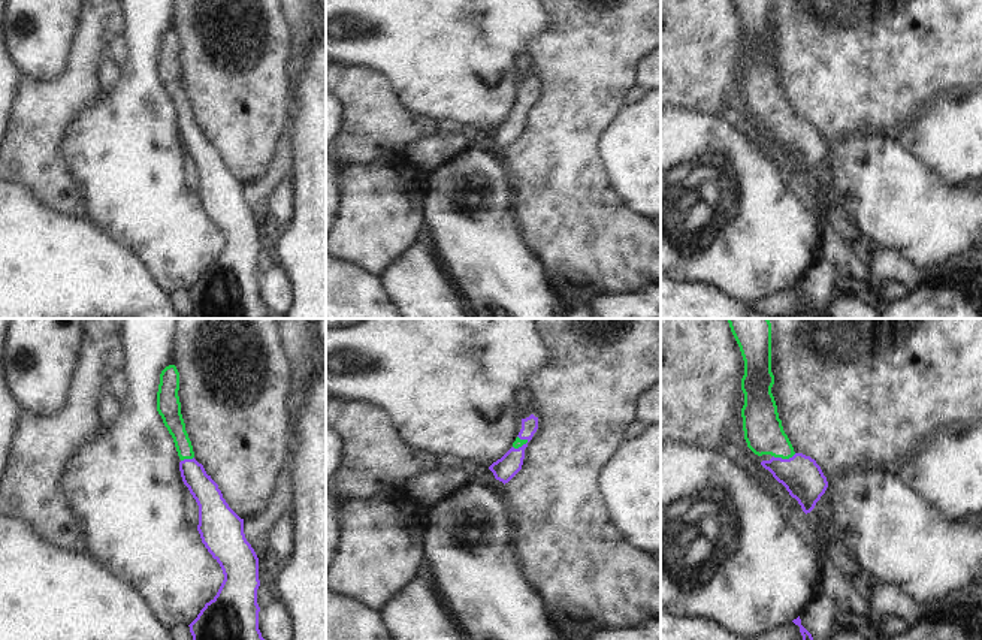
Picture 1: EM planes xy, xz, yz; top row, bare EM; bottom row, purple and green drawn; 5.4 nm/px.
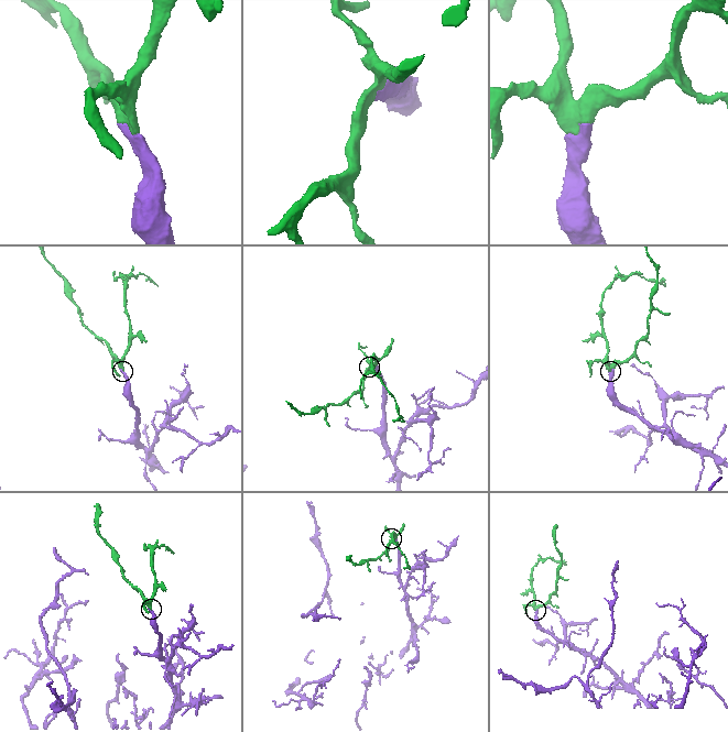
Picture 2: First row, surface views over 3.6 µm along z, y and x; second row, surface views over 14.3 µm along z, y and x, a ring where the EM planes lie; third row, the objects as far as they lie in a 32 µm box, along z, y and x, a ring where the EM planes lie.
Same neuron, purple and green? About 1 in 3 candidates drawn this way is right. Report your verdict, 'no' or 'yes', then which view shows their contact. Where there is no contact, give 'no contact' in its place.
yes | yz

